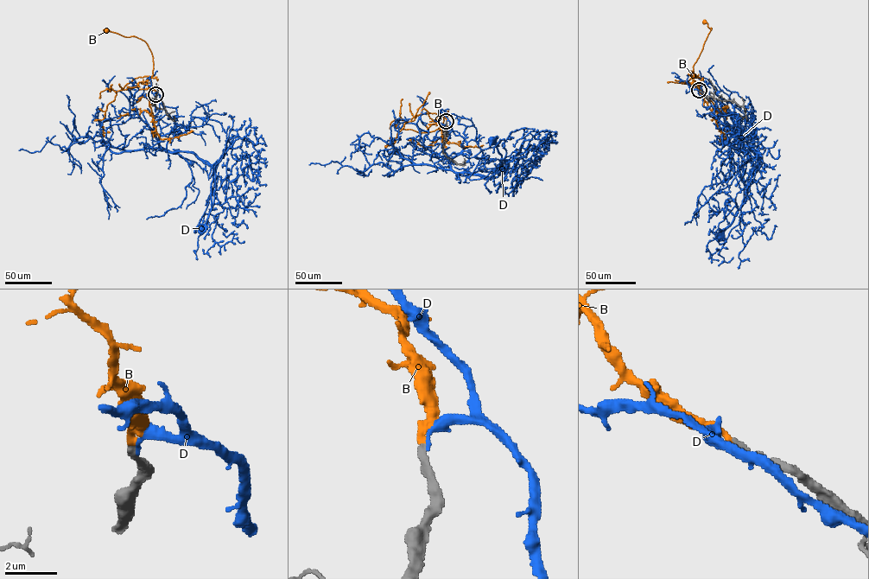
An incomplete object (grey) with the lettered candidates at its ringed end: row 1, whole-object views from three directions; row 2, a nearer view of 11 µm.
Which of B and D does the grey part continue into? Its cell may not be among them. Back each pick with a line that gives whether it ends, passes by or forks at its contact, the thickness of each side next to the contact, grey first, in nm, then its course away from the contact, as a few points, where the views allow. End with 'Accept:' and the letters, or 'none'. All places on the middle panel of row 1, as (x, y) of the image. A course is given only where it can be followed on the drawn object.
B: it ends there; 320 nm thick on the grey side, 280 nm on the other; it runs (446, 121), (446, 117), (440, 116), (443, 117), (443, 124), (428, 132), (397, 126)
Accept: B

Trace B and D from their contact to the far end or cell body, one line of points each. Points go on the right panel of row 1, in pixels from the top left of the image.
B: (699, 91), (693, 85), (693, 66), (712, 28), (704, 22)
D: (699, 91), (714, 108), (715, 117), (759, 155), (745, 201), (719, 238)

